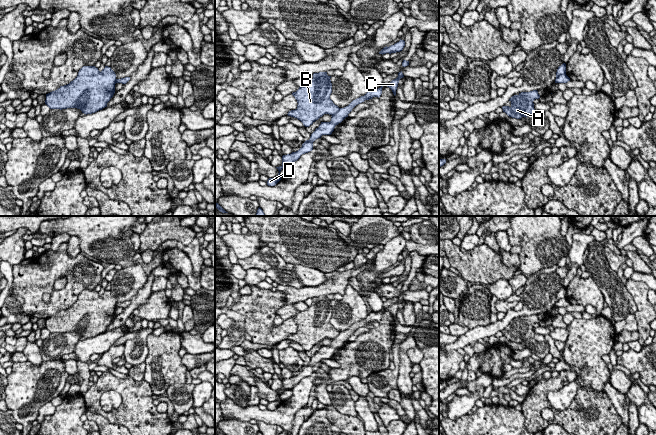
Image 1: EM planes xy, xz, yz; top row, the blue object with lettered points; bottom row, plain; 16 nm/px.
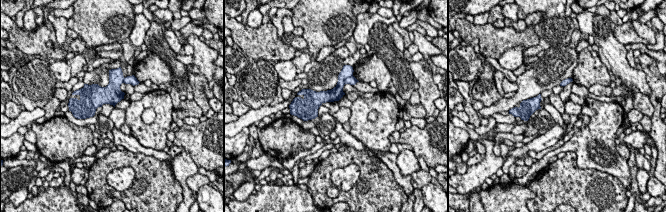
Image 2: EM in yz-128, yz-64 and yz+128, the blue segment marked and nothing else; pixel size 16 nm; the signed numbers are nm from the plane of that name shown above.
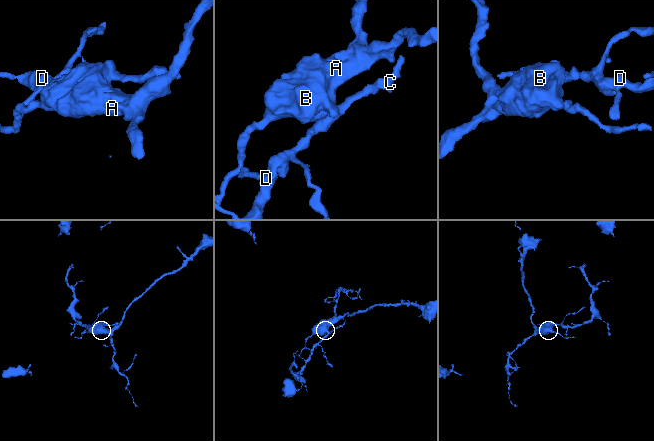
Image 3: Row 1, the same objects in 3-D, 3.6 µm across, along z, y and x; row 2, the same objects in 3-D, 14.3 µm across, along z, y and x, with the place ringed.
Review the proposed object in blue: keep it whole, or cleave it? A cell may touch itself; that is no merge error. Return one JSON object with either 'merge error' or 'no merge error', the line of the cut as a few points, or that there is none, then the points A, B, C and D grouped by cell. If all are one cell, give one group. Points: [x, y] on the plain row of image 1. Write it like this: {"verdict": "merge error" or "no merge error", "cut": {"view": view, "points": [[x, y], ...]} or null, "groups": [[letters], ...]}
{"verdict": "merge error", "cut": {"view": "yz", "points": [[565, 297], [556, 302]]}, "groups": [["A", "B"], ["C", "D"]]}

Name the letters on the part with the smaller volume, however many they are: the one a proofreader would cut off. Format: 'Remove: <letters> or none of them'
Remove: C, D

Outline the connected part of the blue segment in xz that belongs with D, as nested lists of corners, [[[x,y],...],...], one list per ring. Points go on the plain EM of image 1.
[[[383,310],[378,313],[369,313],[364,320],[353,324],[348,330],[340,332],[340,334],[336,338],[331,340],[332,342],[330,346],[321,346],[319,351],[316,352],[315,355],[311,358],[310,363],[306,364],[298,375],[282,380],[282,389],[276,391],[279,395],[278,400],[274,402],[269,402],[267,405],[267,409],[275,410],[281,404],[280,396],[285,390],[291,390],[295,385],[300,382],[302,378],[312,375],[313,366],[316,363],[321,362],[322,359],[331,359],[334,355],[335,350],[341,347],[346,341],[348,341],[348,338],[356,329],[364,326],[365,324],[372,323],[373,321],[379,322],[382,318],[382,312]]]

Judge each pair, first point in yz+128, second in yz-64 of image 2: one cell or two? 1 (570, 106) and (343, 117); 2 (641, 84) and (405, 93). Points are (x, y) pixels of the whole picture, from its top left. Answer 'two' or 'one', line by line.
1: one
2: one

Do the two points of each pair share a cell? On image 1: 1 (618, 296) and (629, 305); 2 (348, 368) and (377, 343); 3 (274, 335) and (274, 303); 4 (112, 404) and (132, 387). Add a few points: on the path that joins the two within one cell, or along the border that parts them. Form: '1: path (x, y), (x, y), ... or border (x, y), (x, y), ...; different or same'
1: path (621, 299), (626, 304); same
2: path (355, 361), (370, 350); same
3: path (267, 329), (267, 311); same
4: border (121, 395), (116, 408), (101, 409); different

